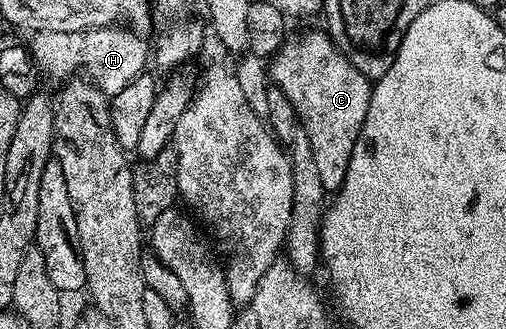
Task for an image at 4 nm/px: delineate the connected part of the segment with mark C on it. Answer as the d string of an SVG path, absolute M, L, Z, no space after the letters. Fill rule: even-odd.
M325 29L306 30L299 38L291 37L268 62L269 81L279 86L296 108L300 128L312 140L316 152L316 169L328 192L337 192L348 174L348 160L360 136L372 89L371 79L365 78L338 50Z

